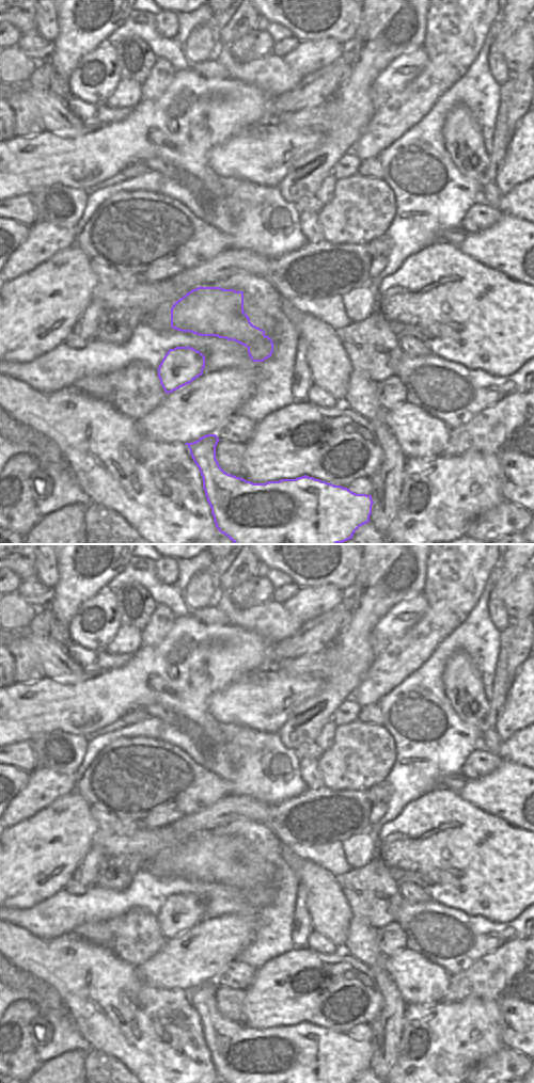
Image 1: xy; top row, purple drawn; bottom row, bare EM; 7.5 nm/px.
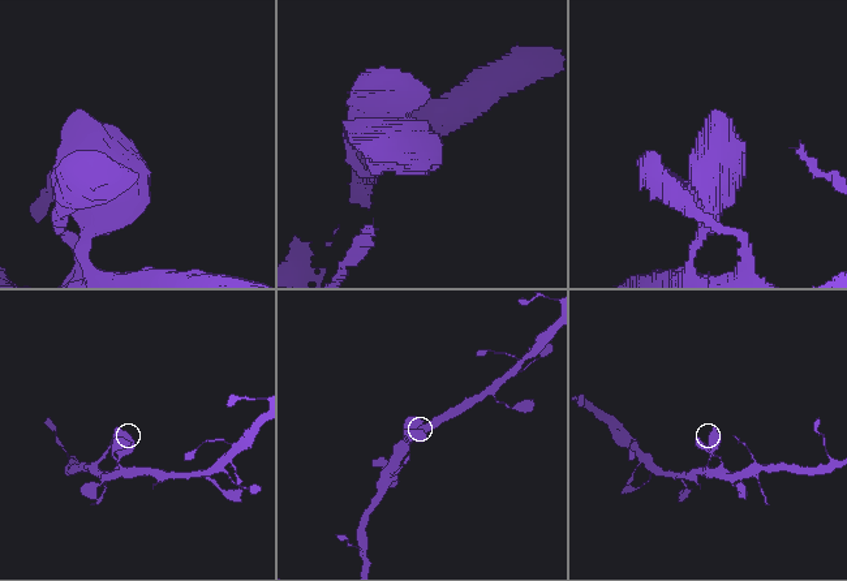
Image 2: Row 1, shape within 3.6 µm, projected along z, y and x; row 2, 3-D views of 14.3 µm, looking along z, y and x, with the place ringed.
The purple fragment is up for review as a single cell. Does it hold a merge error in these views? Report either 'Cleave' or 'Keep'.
Keep

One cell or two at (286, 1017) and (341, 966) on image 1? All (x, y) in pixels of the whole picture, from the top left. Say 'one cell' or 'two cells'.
one cell

